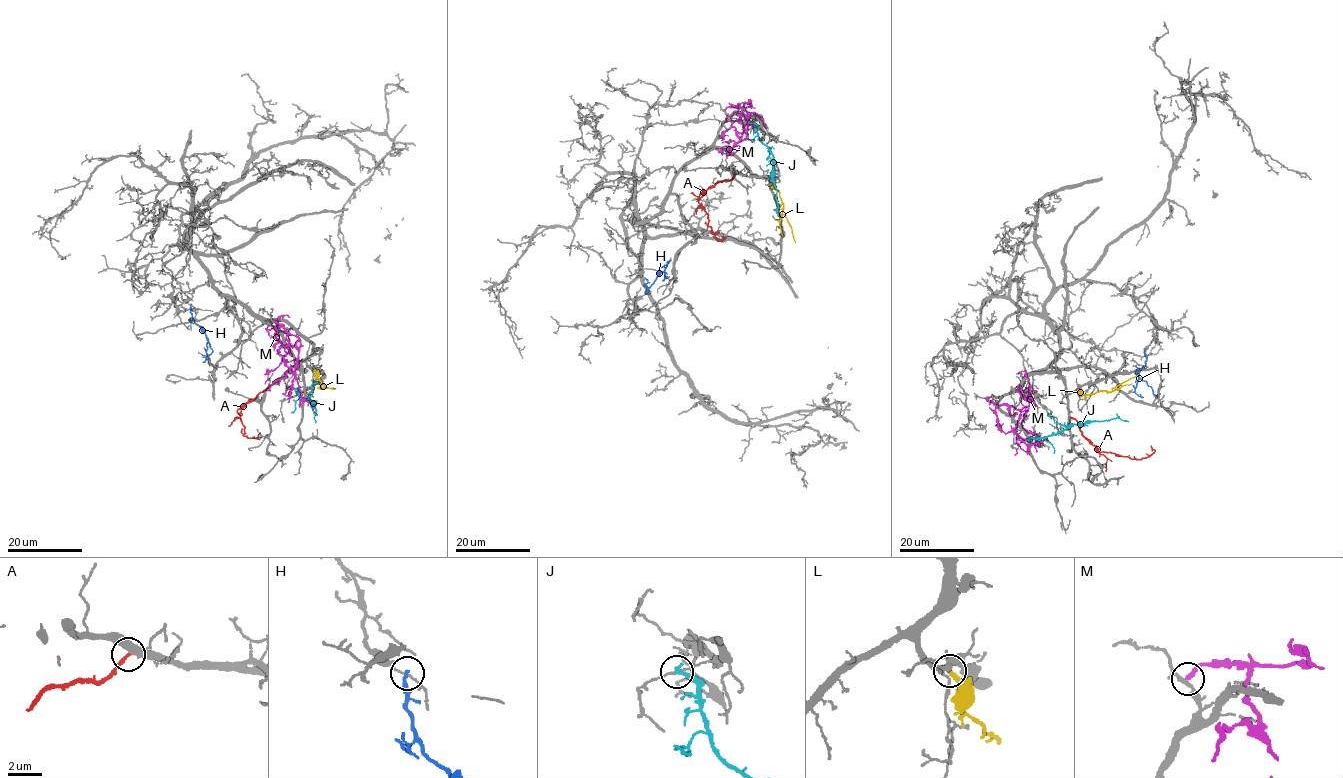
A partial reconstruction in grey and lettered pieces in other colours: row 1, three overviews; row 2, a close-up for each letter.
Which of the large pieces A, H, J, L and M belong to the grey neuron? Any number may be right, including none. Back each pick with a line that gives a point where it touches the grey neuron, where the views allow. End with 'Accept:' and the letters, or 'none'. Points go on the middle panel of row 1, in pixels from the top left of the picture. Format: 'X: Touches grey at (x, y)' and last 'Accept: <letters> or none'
A: Touches grey at (736, 174)
Accept: A

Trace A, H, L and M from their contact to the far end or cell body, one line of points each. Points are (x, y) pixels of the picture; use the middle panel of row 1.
A: (736, 173), (699, 196), (699, 203), (708, 214), (708, 225), (719, 240), (724, 237)
H: (645, 293), (670, 260), (660, 267)
L: (770, 187), (779, 192), (782, 213), (795, 243)
M: (725, 110), (732, 106), (752, 107), (750, 101), (744, 107), (758, 115), (766, 125)

